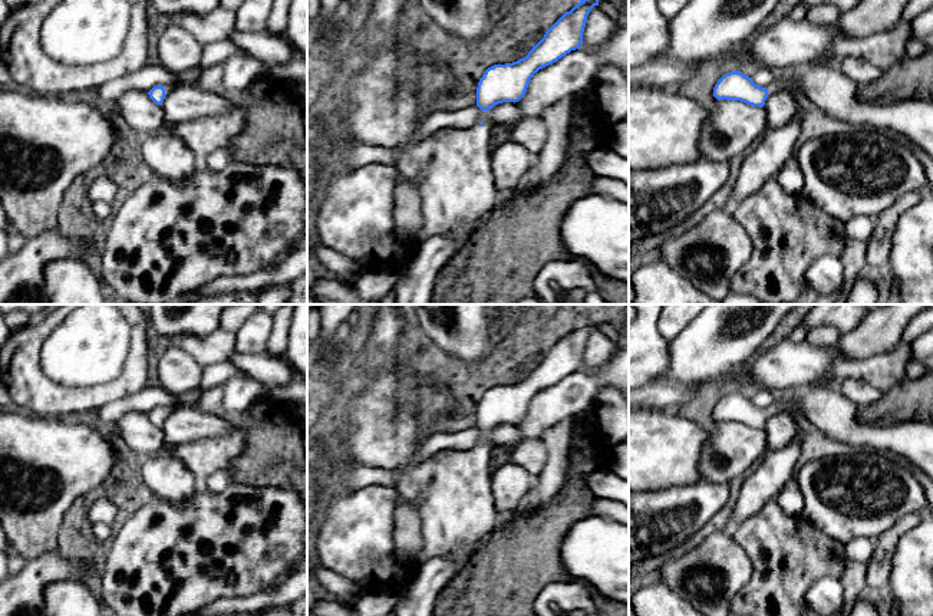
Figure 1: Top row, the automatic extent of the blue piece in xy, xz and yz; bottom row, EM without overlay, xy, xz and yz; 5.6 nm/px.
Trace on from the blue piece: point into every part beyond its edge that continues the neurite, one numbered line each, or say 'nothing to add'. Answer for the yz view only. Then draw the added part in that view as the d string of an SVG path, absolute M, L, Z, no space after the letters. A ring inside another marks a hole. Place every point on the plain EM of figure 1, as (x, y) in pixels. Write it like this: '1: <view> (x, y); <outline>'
1: yz (828, 409); M810 385L794 399L779 399L768 415L802 416L831 438L853 448L867 448L883 455L907 459L933 480L933 422L907 421L894 425L870 425L858 419L860 406L838 388Z

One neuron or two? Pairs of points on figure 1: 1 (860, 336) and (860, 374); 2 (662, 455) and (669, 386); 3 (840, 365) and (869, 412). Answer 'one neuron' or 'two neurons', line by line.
1: two neurons
2: two neurons
3: two neurons

